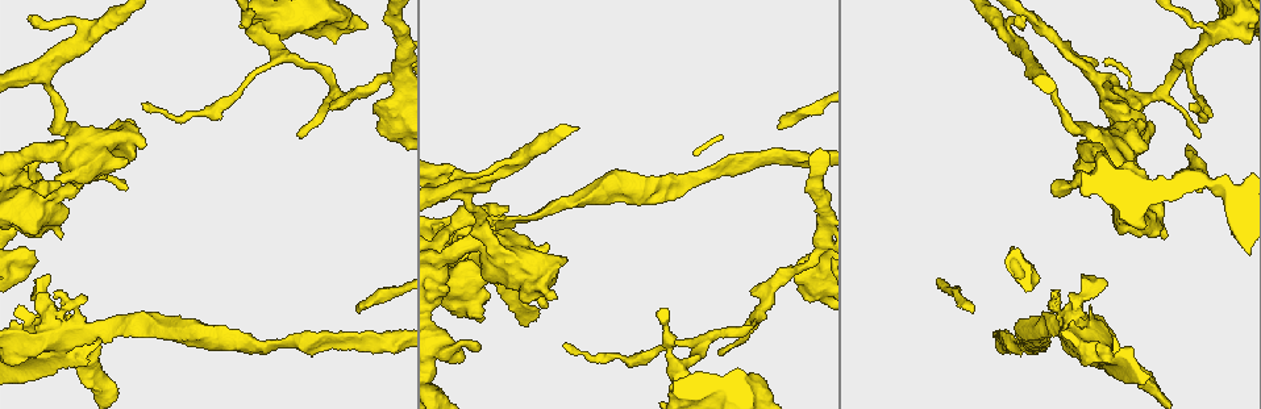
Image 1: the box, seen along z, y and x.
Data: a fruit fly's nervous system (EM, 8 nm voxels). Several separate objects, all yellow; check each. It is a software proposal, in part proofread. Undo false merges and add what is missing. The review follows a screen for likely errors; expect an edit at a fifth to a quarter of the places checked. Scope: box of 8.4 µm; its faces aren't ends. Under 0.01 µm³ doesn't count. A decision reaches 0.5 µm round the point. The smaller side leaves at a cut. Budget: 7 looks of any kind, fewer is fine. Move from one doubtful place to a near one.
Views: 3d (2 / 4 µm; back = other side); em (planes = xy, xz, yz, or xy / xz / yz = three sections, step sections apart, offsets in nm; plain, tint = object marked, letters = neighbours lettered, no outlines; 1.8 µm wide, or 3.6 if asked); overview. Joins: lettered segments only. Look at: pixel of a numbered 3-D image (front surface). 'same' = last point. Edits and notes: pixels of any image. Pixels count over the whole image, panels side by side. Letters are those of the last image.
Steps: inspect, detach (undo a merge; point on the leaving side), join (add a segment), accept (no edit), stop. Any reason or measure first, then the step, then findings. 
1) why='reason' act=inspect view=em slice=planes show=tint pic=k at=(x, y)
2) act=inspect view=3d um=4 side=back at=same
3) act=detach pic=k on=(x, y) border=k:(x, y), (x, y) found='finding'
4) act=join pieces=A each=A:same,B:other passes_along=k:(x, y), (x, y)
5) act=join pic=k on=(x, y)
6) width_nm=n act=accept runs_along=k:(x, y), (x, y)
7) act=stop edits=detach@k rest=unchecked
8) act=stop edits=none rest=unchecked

why='an open end' act=inspect view=em slice=yz step=4 show=tint pic=1 at=(972, 313)

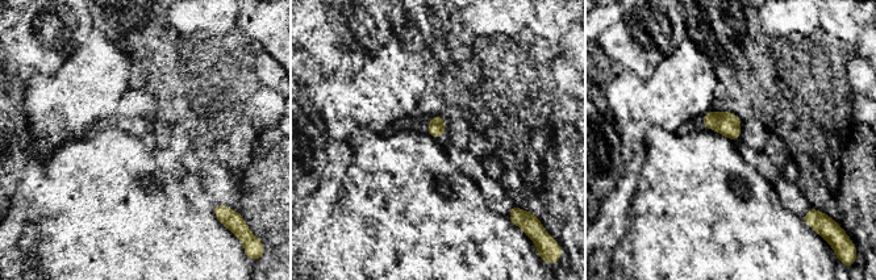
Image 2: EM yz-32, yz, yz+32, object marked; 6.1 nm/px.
act=inspect view=em slice=planes show=letters at=same

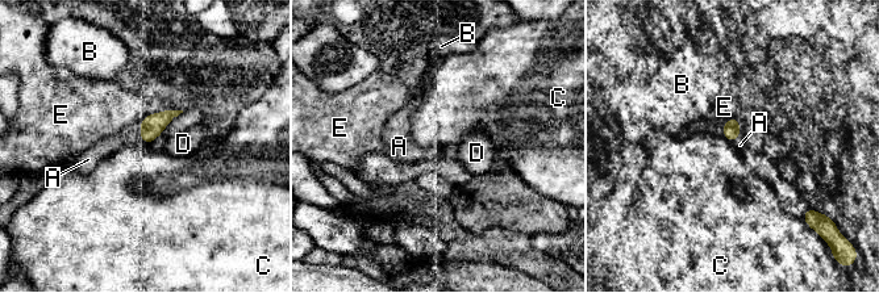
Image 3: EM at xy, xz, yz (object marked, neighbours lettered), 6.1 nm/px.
width_nm=110 act=join pieces=A each=A:same,B:other,C:other,D:other,E:other found='the neuron continues'

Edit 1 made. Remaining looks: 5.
why='small branch off a trunk' act=inspect view=em um=3.6 slice=planes show=tint pic=1 at=(1088, 149)

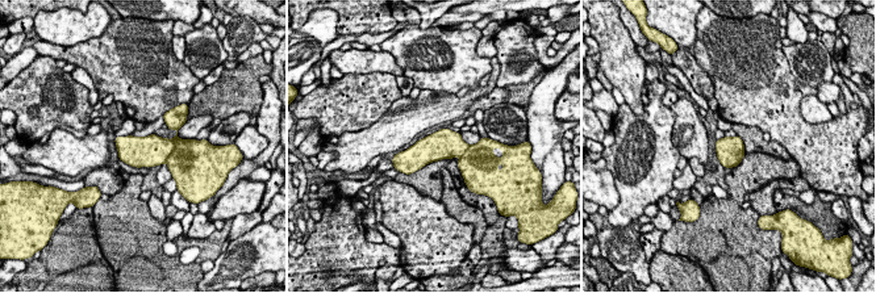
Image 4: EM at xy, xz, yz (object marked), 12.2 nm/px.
act=inspect view=em um=3.6 slice=planes show=letters at=same

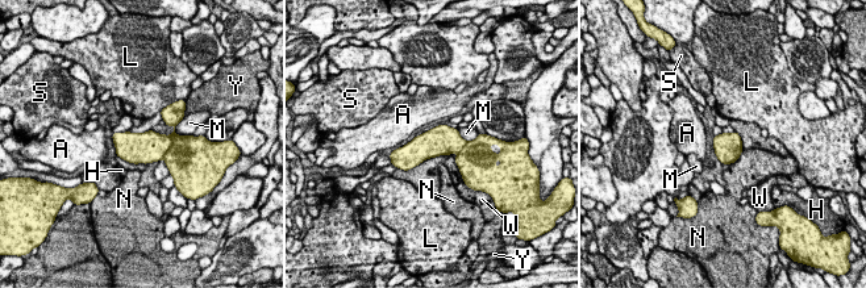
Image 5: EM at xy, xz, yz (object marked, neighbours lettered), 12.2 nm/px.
width_nm=360 act=accept each=A:other,H:other,L:other,M:other,N:other,S:other,W:other,Y:other found='one neuron here'

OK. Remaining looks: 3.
act=inspect view=3d um=4 pic=1 at=(376, 105)

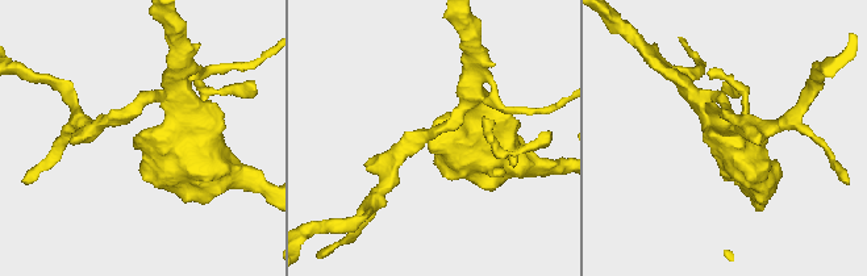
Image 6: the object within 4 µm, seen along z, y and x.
why='now the EM' act=inspect view=em slice=xz step=4 show=tint pic=6 at=(133, 138)

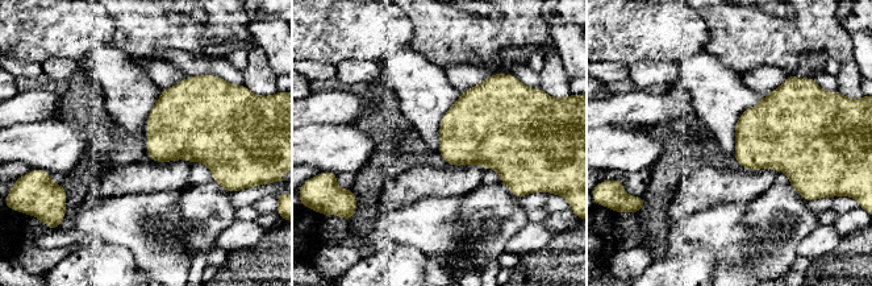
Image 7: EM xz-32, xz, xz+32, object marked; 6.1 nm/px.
act=inspect view=em slice=planes show=letters at=same

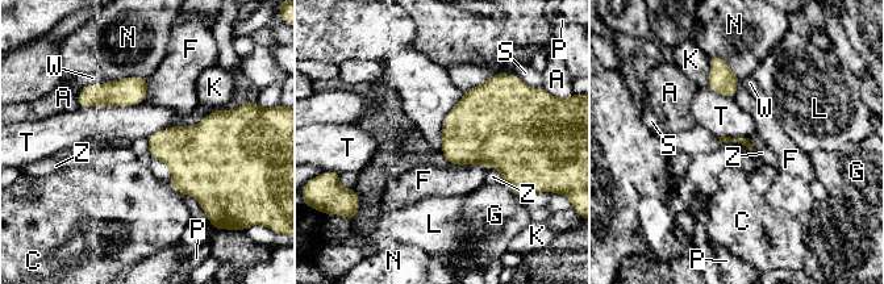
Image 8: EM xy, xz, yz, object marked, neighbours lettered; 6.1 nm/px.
act=accept each=A:other,C:other,F:other,G:other,K:other,L:other,N:other,P:other,S:other,T:other,W:other,Z:other border=8:(144, 100), (130, 105), (78, 108) found='none of them fits'

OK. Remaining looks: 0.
act=stop edits=join@3 rest=unchecked

